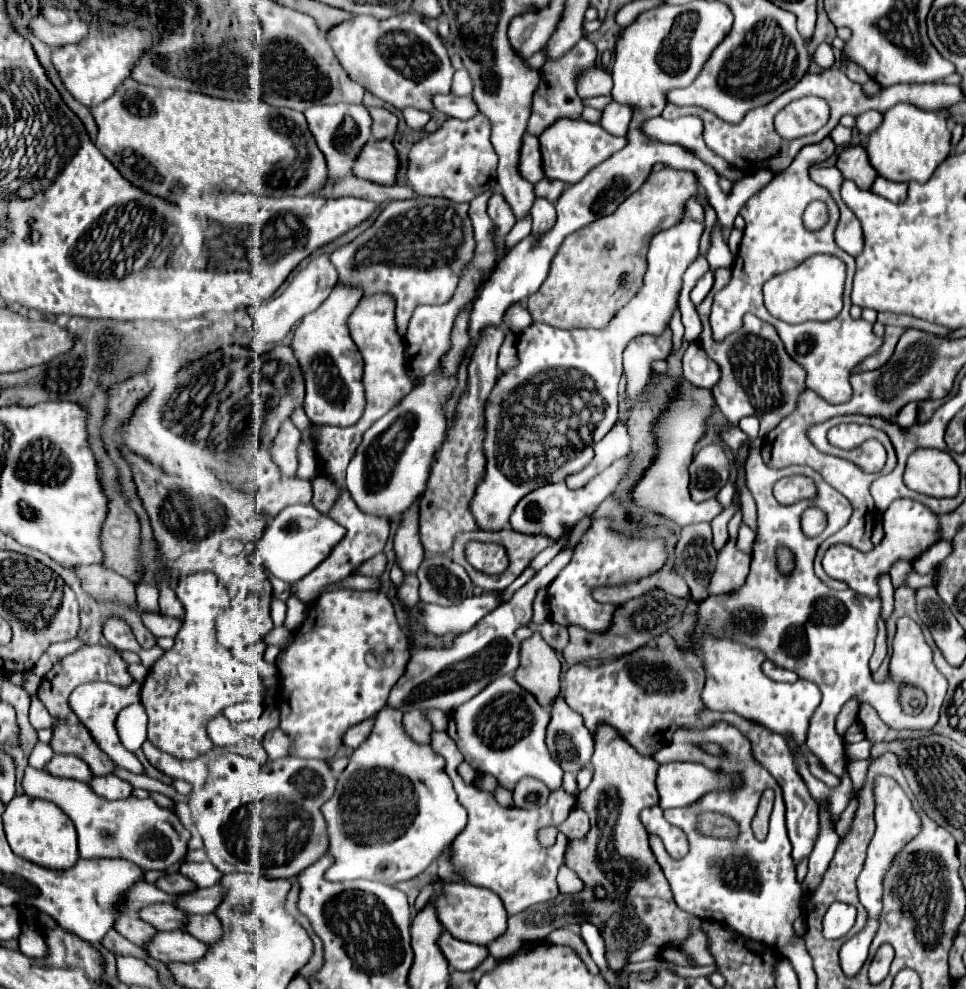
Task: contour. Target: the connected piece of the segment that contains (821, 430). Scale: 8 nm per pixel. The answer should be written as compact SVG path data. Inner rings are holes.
M827 420L827 422L823 422L823 424L813 426L813 428L809 430L811 442L813 442L821 452L833 454L833 446L831 446L829 440L827 440L827 432L829 432L829 428L833 428L833 426L837 426L837 424L843 424L843 422L845 422L845 420Z

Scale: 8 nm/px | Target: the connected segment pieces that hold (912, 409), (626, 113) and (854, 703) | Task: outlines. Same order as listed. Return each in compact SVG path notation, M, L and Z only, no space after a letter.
M907 404L899 414L897 414L897 420L895 420L901 428L911 428L911 424L917 422L917 404Z
M611 102L605 110L603 110L603 118L601 118L601 126L613 134L613 136L625 136L629 130L629 122L631 122L631 108L623 106L619 102Z
M853 698L849 700L841 709L836 718L835 728L837 733L843 737L846 730L855 722L857 722L857 714L859 710L858 701Z

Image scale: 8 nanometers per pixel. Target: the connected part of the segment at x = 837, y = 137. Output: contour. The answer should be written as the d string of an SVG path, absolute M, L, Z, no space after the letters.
M837 125L829 134L836 145L849 145L851 142L851 129Z

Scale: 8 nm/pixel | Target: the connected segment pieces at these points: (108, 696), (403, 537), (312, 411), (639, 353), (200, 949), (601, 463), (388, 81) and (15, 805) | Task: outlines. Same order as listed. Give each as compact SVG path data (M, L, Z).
M89 682L89 684L79 686L79 688L71 694L71 698L69 698L71 708L73 708L75 714L81 718L81 722L89 728L91 736L93 736L95 742L101 746L101 750L103 750L105 754L109 754L109 756L117 762L117 766L121 766L123 770L133 772L133 774L145 774L145 766L139 762L139 758L137 758L133 752L129 752L129 750L121 744L121 740L119 740L119 736L117 736L115 720L117 720L117 714L121 712L121 708L139 702L139 692L141 692L141 684L139 684L139 682L133 682L133 684L127 686L127 688L119 688L119 686L109 684L109 682Z
M419 500L405 512L403 522L395 534L397 564L399 568L403 568L405 574L415 574L425 554L425 550L421 548L419 532L417 532L417 508L419 508Z
M335 286L329 298L315 312L307 314L295 330L291 346L305 376L305 414L321 426L353 426L365 410L365 388L361 384L363 360L347 328L347 320L359 304L359 298L361 292L357 288Z
M667 330L661 336L639 336L627 346L623 354L625 378L627 378L625 394L631 402L643 392L651 374L651 364L655 360L665 360L669 356L669 350L671 350L671 330Z
M159 932L147 946L147 952L169 964L169 962L197 962L209 950L209 944L193 938L189 932Z
M619 420L611 432L595 446L595 458L577 474L567 476L565 484L567 488L581 488L585 486L593 476L601 474L601 470L605 470L607 466L611 466L617 458L625 456L631 448L631 438L627 432L627 420Z
M415 12L399 14L387 20L377 20L375 16L355 16L337 28L331 28L327 36L349 78L399 110L413 106L433 112L431 98L435 94L451 92L455 68L449 62L447 48L441 36Z
M15 796L3 812L3 826L5 826L5 836L11 846L11 850L43 868L51 870L65 870L75 866L79 860L77 852L77 832L73 828L73 822L65 812L61 812L53 802L45 802L39 798L31 796Z

